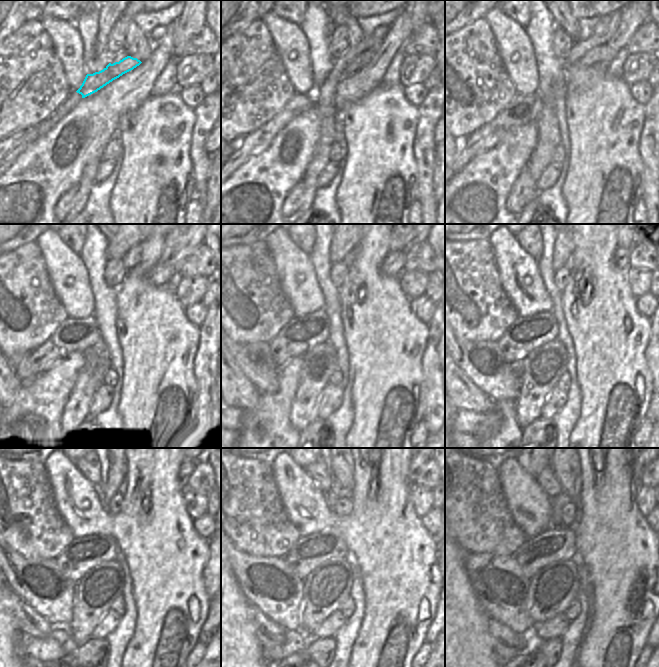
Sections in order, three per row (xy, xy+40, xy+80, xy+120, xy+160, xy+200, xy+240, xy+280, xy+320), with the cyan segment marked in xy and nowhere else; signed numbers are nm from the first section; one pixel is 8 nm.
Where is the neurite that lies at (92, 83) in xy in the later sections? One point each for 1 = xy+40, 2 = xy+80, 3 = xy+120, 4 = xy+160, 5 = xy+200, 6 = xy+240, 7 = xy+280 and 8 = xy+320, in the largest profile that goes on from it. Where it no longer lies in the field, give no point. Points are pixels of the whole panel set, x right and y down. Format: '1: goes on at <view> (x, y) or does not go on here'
1: goes on at xy+40 (358, 62)
2: goes on at xy+80 (602, 54)
3: goes on at xy+120 (162, 272)
4: goes on at xy+160 (393, 265)
5: goes on at xy+200 (622, 255)
6: goes on at xy+240 (186, 468)
7: goes on at xy+280 (414, 468)
8: goes on at xy+320 (640, 468)

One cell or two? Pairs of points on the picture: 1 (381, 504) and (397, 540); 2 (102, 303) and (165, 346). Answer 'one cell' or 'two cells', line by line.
1: one cell
2: two cells

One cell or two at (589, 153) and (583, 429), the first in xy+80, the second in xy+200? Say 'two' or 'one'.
one

